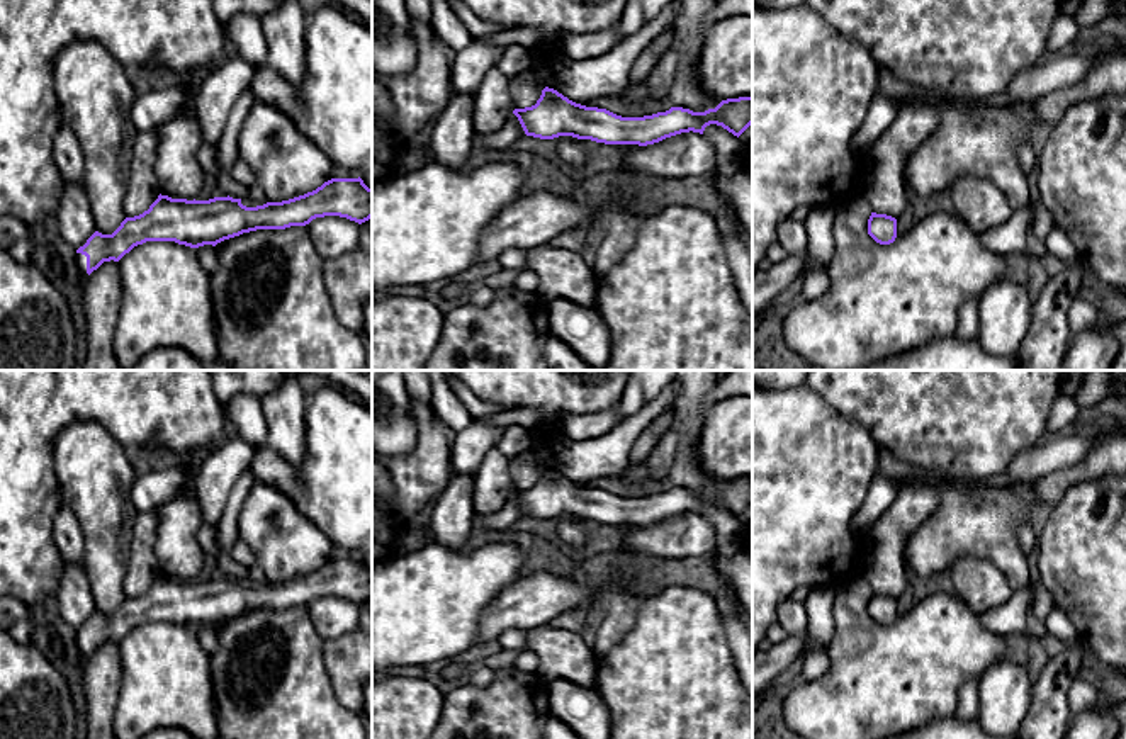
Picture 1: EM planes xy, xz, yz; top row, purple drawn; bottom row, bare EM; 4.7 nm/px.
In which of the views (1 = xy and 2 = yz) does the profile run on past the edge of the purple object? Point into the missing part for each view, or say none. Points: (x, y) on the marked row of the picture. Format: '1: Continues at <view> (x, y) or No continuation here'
1: Continues at xy (80, 260)
2: No continuation here

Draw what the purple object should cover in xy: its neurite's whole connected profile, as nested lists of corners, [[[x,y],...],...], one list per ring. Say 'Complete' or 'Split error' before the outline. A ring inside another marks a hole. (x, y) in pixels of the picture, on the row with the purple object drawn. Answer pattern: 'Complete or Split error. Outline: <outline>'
Split error. Outline: [[[331,178],[312,192],[246,207],[241,199],[187,200],[158,195],[139,216],[126,217],[112,234],[95,231],[76,250],[75,267],[90,275],[104,262],[119,262],[146,241],[175,241],[190,248],[217,243],[256,229],[306,226],[316,217],[340,216],[358,224],[372,217],[372,189],[358,178]]]

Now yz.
Complete. Outline: [[[871,212],[868,234],[880,245],[890,245],[897,238],[897,219],[887,214]]]

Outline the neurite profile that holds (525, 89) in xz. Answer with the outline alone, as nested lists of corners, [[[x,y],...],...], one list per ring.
[[[525,70],[508,78],[510,93],[516,109],[532,107],[545,88],[542,76],[533,70]]]

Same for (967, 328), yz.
[[[980,296],[968,299],[958,316],[956,336],[961,340],[973,340],[978,336],[978,304]]]

